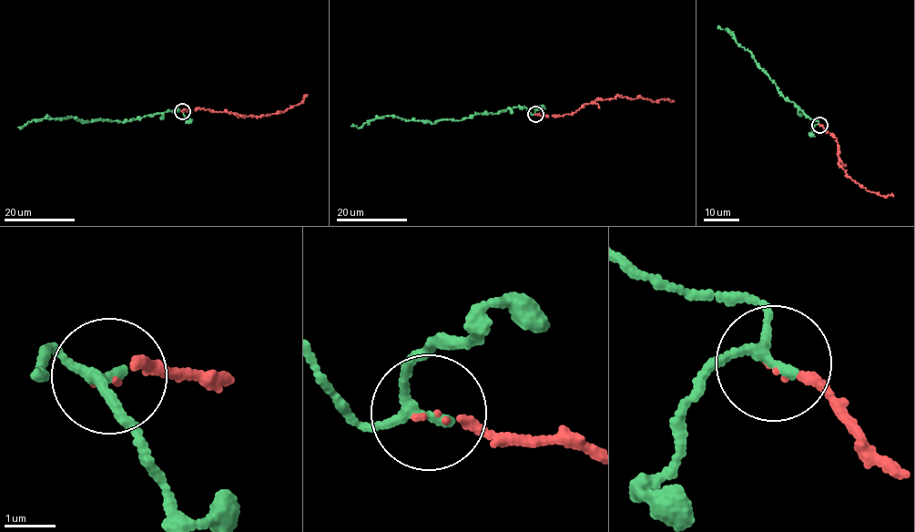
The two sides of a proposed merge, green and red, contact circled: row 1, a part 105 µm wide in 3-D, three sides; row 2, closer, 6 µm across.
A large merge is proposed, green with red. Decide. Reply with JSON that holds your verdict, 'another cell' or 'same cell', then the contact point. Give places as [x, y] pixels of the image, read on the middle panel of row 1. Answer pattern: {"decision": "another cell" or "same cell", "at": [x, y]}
{"decision": "same cell", "at": [535, 114]}

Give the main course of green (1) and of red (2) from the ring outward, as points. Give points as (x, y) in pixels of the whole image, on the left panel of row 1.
1: (182, 111), (168, 110), (120, 122), (98, 118), (83, 121), (74, 117), (42, 118), (18, 127)
2: (182, 111), (204, 108), (258, 117), (285, 111), (300, 104), (308, 96)

